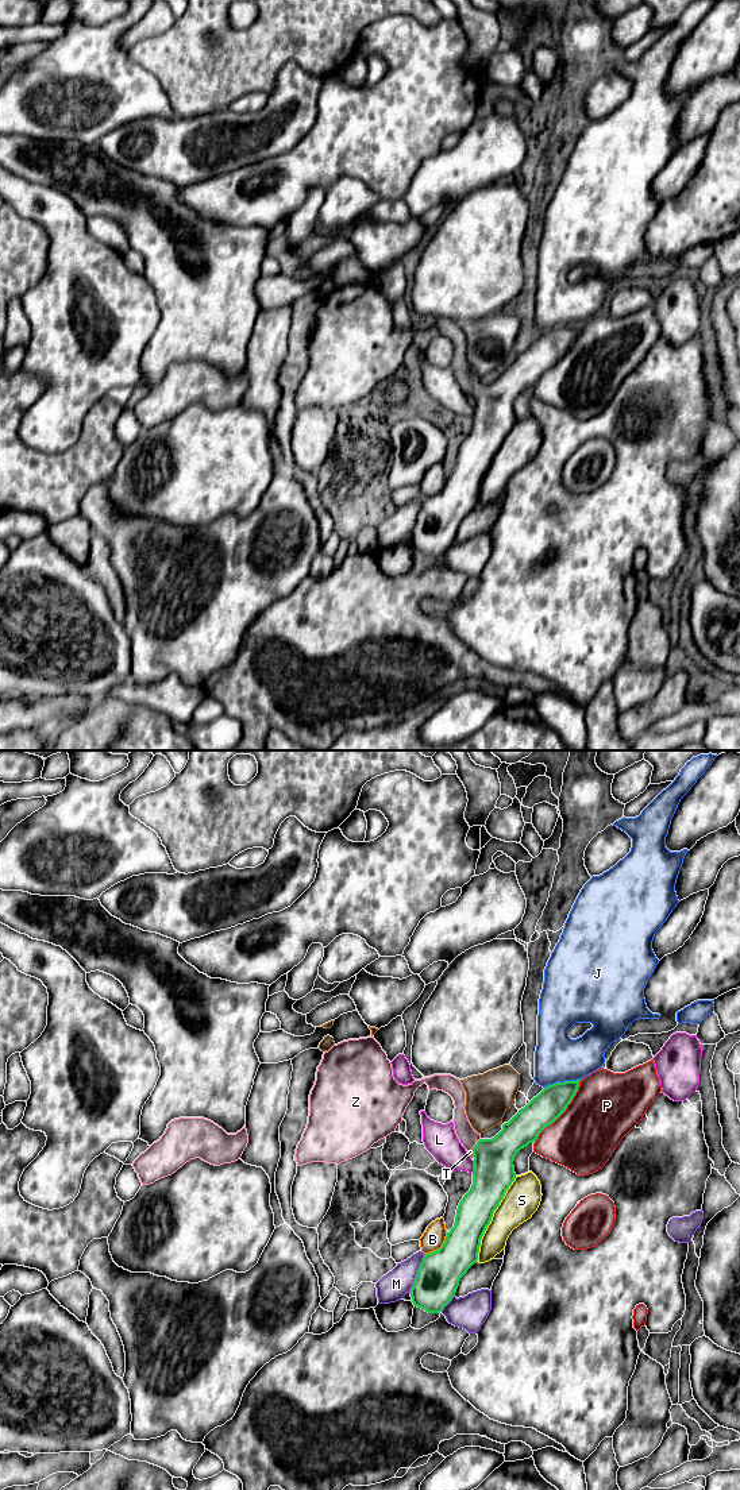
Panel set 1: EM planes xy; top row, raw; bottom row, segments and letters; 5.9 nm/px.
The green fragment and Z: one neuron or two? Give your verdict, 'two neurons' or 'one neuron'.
one neuron

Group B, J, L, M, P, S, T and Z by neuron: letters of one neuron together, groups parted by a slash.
B / J / L / M / P / S / T / Z

